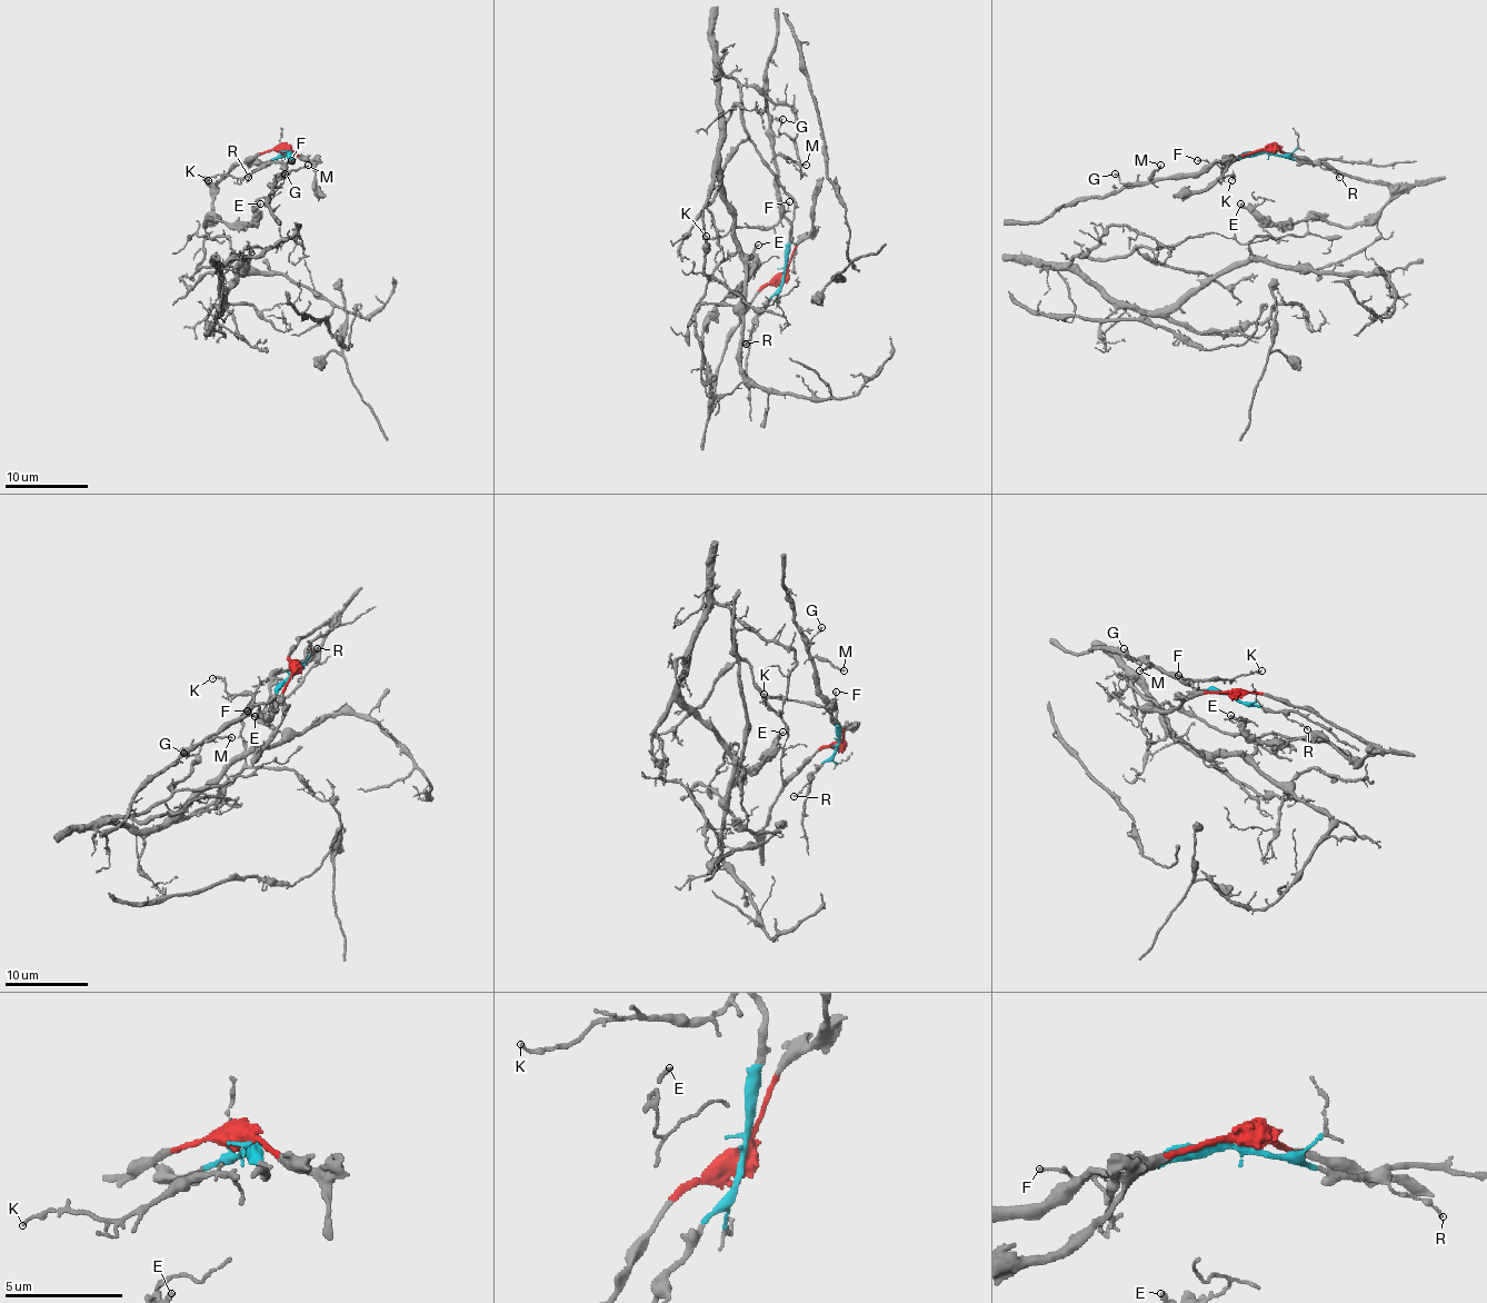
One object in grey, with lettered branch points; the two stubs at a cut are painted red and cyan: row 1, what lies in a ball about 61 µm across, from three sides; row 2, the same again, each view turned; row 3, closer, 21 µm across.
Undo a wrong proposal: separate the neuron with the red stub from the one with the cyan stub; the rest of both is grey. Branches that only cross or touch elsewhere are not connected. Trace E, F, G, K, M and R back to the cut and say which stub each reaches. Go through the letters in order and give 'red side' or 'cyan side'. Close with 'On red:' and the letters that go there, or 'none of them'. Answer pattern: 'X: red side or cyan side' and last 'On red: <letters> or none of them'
E: red side
F: cyan side
G: cyan side
K: cyan side
M: cyan side
R: cyan side
On red: E

